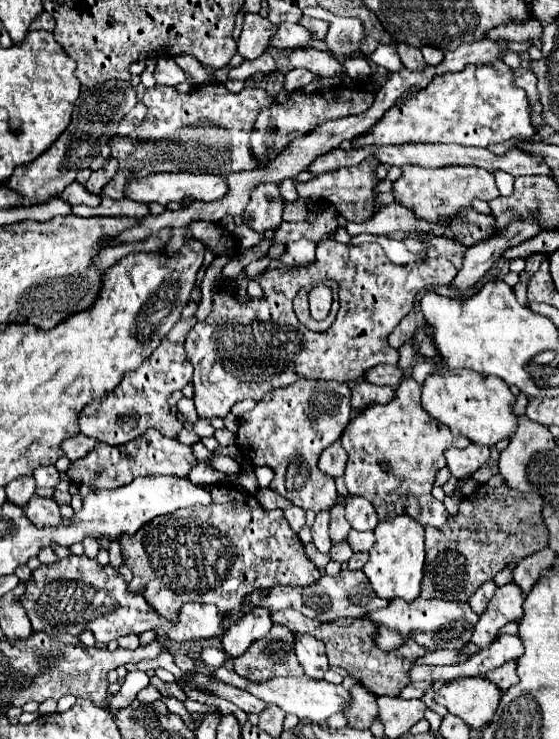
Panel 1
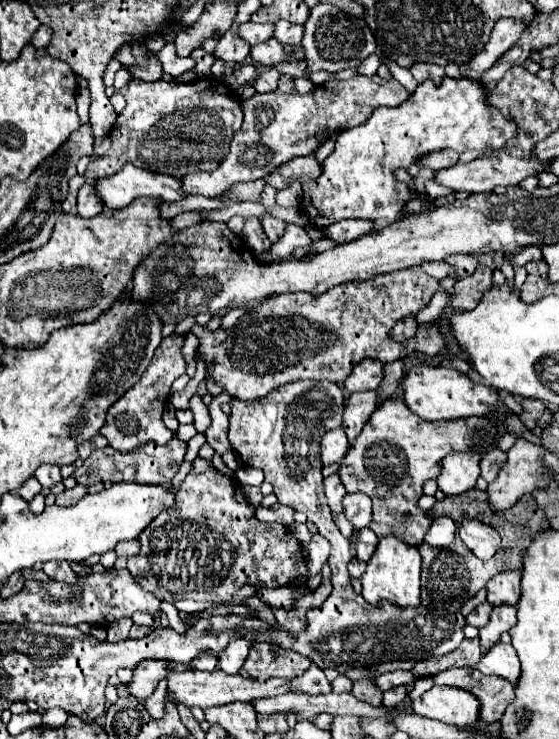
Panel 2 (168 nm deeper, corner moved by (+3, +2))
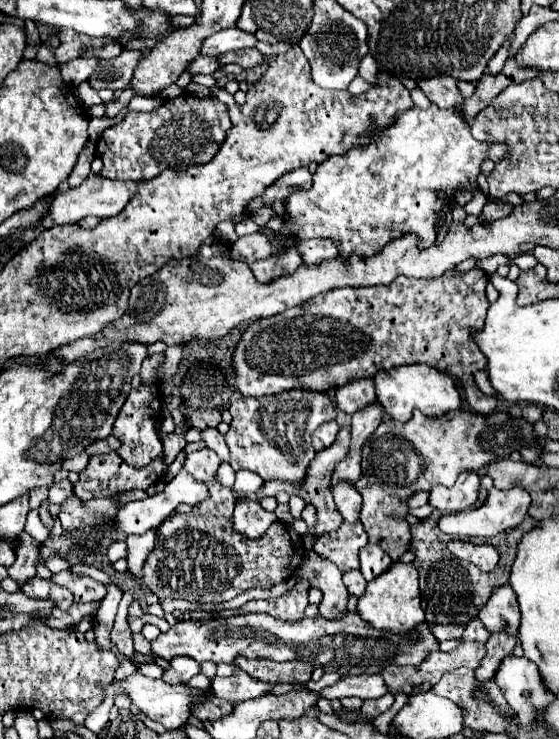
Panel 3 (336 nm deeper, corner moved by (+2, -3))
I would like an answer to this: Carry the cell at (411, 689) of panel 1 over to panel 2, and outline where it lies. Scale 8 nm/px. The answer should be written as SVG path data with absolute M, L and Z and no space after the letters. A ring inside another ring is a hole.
M395 687L383 693L383 707L397 707L401 701L407 699L407 689L405 687Z

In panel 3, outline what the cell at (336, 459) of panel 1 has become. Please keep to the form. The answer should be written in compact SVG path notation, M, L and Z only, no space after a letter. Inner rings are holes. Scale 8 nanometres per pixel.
M334 420L324 422L322 426L318 426L316 432L312 434L314 450L324 450L326 446L330 446L336 440L336 434L338 434L338 424Z

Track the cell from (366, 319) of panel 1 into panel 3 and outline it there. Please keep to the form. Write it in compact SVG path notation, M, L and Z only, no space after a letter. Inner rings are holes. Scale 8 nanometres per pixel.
M452 268L448 270L448 274L432 280L398 276L386 286L380 284L368 288L334 288L314 298L312 312L298 310L294 318L288 320L282 314L256 320L242 334L234 350L234 386L242 396L250 398L280 394L292 388L326 392L358 378L370 378L370 374L376 374L376 370L380 368L420 362L458 378L470 408L478 414L492 414L496 410L496 398L482 394L474 382L474 372L486 366L486 358L472 336L474 332L482 330L490 306L486 298L486 280L486 272L478 268L472 268L468 272L458 272L456 268Z

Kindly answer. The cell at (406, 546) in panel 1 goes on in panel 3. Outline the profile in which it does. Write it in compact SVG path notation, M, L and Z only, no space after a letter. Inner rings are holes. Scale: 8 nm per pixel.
M394 562L392 570L380 574L380 578L368 582L364 596L358 598L360 618L368 622L376 630L386 630L390 634L410 634L418 624L424 622L424 610L420 606L420 590L418 590L418 570L412 564Z

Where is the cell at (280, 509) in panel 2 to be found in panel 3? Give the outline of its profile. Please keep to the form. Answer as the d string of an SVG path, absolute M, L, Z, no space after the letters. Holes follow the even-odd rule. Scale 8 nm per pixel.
M238 502L232 514L234 530L250 540L264 536L268 526L276 520L276 514L262 510L258 502Z

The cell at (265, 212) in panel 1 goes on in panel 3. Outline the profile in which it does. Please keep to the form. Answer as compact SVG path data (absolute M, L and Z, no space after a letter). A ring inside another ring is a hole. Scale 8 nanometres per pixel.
M292 246L283 253L270 256L268 260L254 262L250 268L252 268L252 272L254 272L254 276L256 276L258 282L268 284L268 282L272 282L272 280L276 280L280 276L286 276L286 274L296 272L298 266L300 266L300 254Z

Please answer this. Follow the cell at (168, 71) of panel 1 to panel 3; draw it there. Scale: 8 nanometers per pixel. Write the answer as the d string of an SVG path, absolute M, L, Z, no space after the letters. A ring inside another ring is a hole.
M126 50L120 52L112 60L100 60L96 70L90 74L88 84L94 90L126 90L128 88L128 78L132 78L132 70L136 70L136 62L140 60L138 50Z

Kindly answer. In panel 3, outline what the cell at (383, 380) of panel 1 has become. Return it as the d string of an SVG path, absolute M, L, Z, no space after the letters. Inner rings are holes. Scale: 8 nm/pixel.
M372 378L354 380L350 384L344 384L334 394L336 408L346 414L354 414L354 412L366 408L368 404L372 404L374 400L376 400L376 394L372 390Z

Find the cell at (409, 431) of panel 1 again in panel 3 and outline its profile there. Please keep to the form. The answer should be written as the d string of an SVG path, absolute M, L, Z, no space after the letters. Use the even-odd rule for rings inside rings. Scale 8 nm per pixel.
M460 408L440 418L426 418L416 412L406 424L392 420L382 422L364 444L364 474L354 484L362 494L360 522L364 524L368 542L378 544L396 562L408 550L410 526L406 522L408 508L404 502L414 492L430 492L436 484L452 486L460 472L478 472L486 464L506 458L526 446L534 446L534 426L506 412L476 414Z

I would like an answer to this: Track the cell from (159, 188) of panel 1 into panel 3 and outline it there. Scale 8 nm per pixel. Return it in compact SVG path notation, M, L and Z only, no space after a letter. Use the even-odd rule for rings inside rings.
M88 174L88 178L78 186L78 188L62 188L54 194L52 202L48 204L46 216L40 220L42 228L54 228L54 226L62 226L62 224L78 224L82 218L86 216L98 216L98 218L112 218L116 214L120 214L120 210L124 210L124 206L128 204L128 198L132 198L132 194L136 192L136 182L132 180L108 180L104 176L98 174Z

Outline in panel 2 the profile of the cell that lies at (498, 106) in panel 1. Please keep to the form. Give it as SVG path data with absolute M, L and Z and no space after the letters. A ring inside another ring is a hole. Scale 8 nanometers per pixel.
M443 77L441 85L435 85L433 81L423 81L413 95L403 105L397 105L395 109L391 107L379 107L375 113L369 117L367 123L353 127L353 129L343 129L337 139L335 139L335 151L323 161L323 173L313 179L303 183L303 199L301 199L301 209L309 215L309 219L319 227L327 227L335 221L341 221L345 217L369 217L375 221L375 229L383 229L391 223L395 223L403 211L405 211L405 201L409 201L409 189L401 185L393 177L393 169L399 167L409 167L415 163L423 153L439 151L439 149L455 149L455 151L467 151L467 149L501 149L511 137L517 133L517 125L513 117L505 117L495 105L487 103L489 89L479 81L479 79L453 79L453 77Z

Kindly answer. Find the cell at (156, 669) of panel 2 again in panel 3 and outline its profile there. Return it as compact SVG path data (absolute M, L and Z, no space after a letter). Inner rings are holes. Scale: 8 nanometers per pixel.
M180 656L170 660L170 670L164 672L164 682L182 684L200 672L200 664L190 656Z

